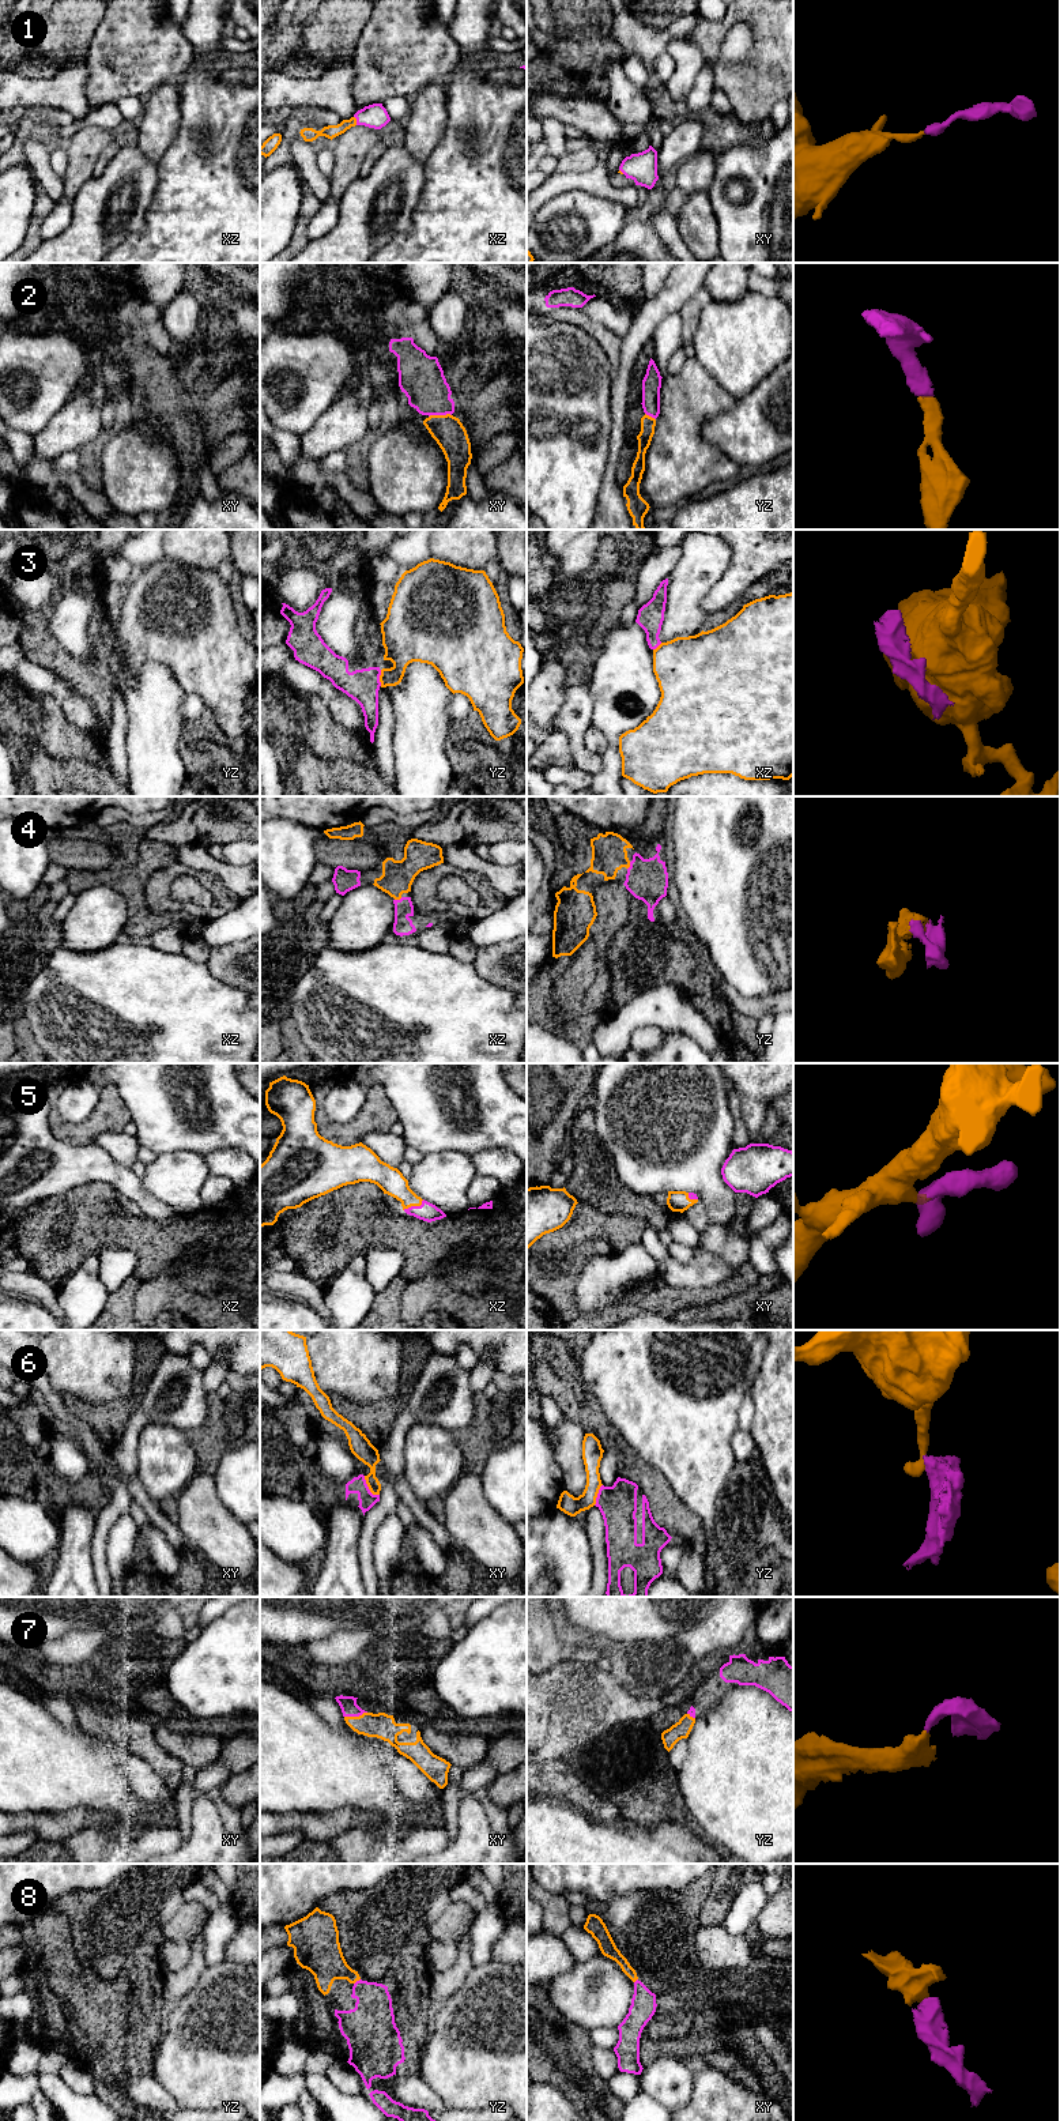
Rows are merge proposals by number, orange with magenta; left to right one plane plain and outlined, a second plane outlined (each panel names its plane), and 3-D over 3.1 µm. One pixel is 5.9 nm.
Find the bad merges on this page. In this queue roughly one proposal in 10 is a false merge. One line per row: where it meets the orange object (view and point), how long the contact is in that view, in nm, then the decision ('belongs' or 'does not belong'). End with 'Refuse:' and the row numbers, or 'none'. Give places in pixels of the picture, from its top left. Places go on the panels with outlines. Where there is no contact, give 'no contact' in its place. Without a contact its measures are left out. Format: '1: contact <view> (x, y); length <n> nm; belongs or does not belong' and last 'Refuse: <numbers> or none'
1: contact xz (355, 120); length 60 nm; belongs
2: contact xy (440, 415); length 140 nm; belongs
3: contact yz (380, 678); length 100 nm; does not belong
4: contact xz (398, 899); length 50 nm; belongs
5: contact xz (414, 1205); length 140 nm; belongs
6: contact xy (369, 1488); length 150 nm; does not belong
7: contact xy (355, 1717); length 140 nm; belongs
8: contact yz (357, 1980); length 50 nm; belongs
Refuse: 3, 6

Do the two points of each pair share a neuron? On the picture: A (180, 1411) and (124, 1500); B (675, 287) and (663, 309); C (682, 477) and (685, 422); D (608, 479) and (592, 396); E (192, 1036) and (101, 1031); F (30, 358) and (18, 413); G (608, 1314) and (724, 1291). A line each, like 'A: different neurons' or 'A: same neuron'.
A: same neuron
B: same neuron
C: same neuron
D: different neurons
E: same neuron
F: same neuron
G: same neuron

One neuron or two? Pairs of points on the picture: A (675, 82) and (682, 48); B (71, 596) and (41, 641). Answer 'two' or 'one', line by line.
A: one
B: two

